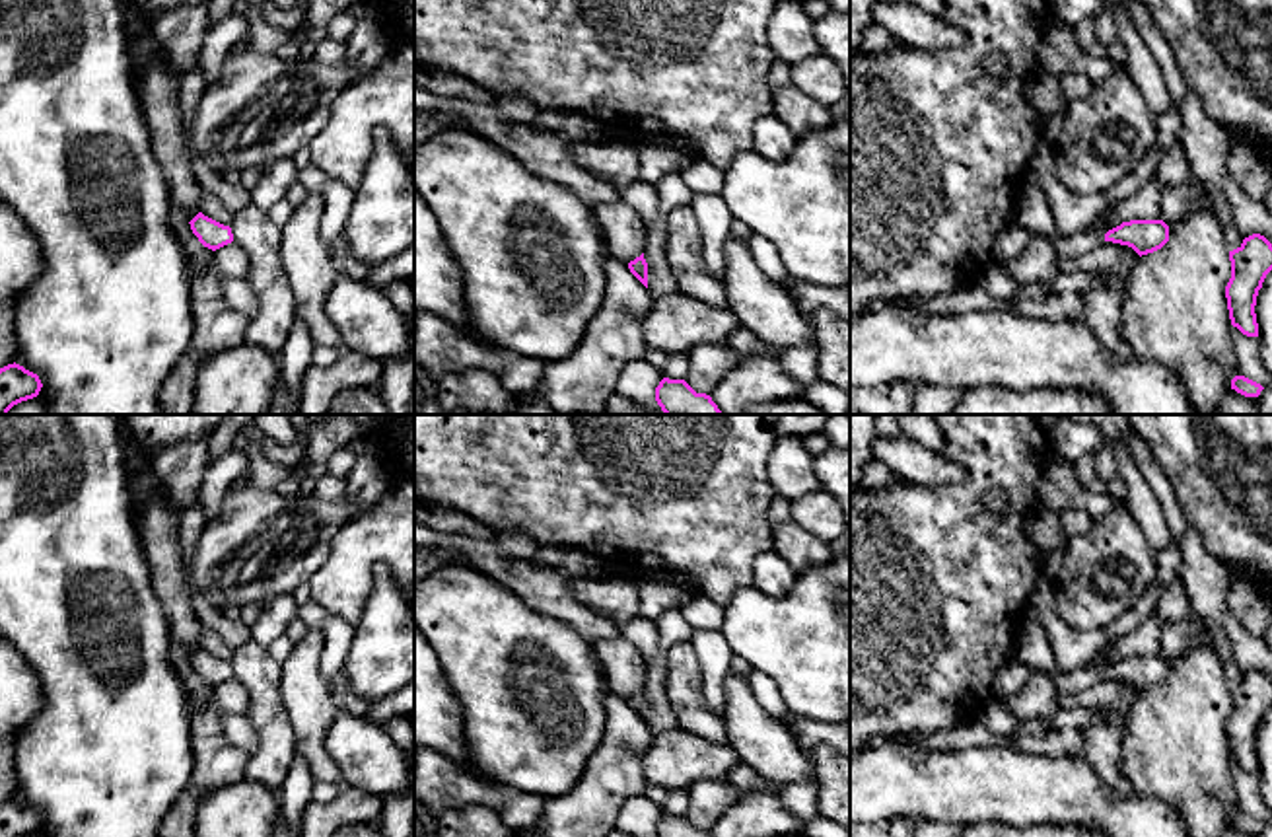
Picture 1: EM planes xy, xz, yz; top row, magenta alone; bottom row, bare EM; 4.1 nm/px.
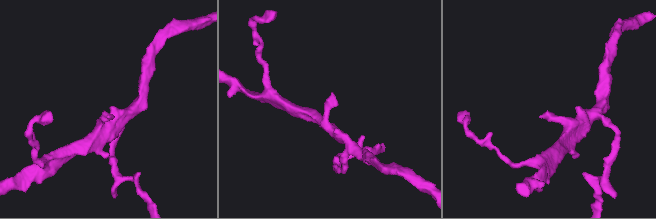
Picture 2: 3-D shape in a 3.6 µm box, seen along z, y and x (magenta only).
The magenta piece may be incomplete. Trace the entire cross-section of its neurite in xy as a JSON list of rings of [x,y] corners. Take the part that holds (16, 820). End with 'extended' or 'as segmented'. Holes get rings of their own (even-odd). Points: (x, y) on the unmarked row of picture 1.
[[[16,798],[0,804],[0,837],[27,837],[37,833],[41,823],[39,812]]] | as segmented

